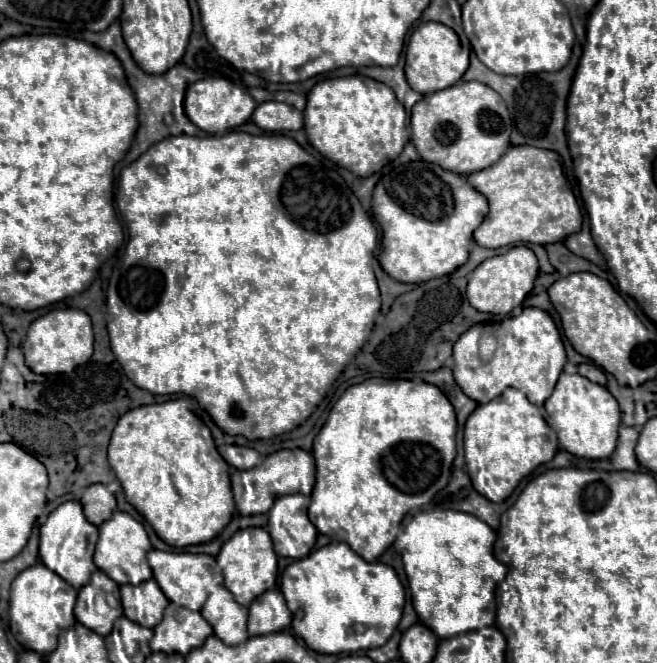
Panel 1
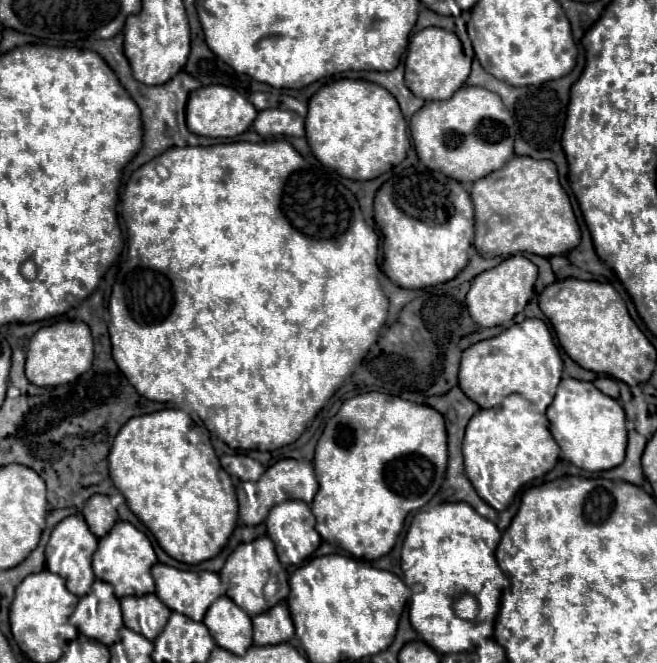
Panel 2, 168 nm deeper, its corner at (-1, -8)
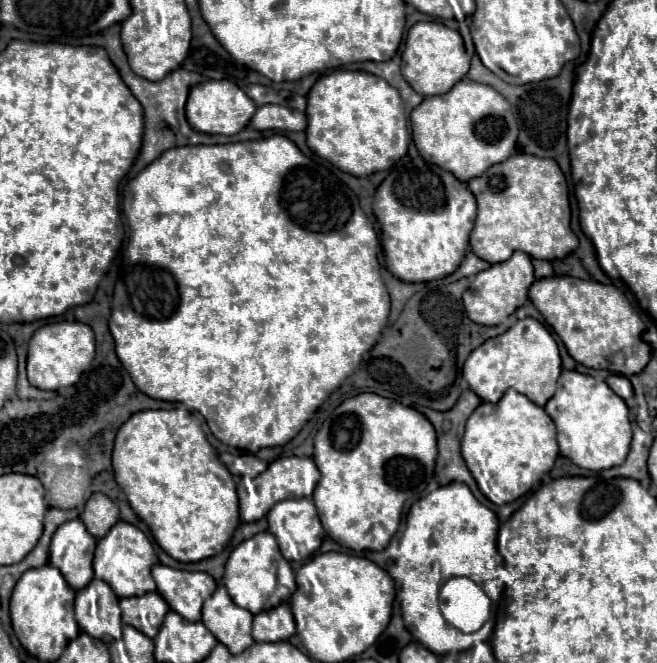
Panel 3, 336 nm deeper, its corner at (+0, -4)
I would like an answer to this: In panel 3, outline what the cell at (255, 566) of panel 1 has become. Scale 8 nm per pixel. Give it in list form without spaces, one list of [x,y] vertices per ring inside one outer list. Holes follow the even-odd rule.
[[[261,532],[261,534],[255,534],[253,538],[249,538],[249,540],[241,542],[231,552],[231,556],[229,556],[227,564],[225,564],[223,584],[229,590],[231,600],[237,606],[249,610],[251,614],[261,612],[267,603],[277,606],[289,600],[290,595],[292,595],[292,592],[289,592],[289,590],[292,591],[293,586],[297,589],[297,584],[294,580],[294,570],[282,554],[277,552],[280,552],[280,550],[275,536],[271,532]]]

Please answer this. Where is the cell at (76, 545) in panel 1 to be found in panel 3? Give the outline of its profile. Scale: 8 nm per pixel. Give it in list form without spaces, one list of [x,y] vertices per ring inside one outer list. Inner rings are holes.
[[[75,518],[61,524],[53,534],[49,564],[61,570],[73,590],[81,590],[93,580],[93,552],[93,536],[89,536],[85,524]]]

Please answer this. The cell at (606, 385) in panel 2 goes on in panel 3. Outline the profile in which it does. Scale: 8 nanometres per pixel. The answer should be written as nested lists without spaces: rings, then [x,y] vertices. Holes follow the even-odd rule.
[[[611,374],[609,378],[607,378],[607,384],[609,384],[609,388],[613,388],[613,392],[617,392],[621,398],[631,398],[633,396],[633,386],[631,386],[631,382],[629,382],[629,378],[625,378],[625,376],[619,376],[619,374]]]

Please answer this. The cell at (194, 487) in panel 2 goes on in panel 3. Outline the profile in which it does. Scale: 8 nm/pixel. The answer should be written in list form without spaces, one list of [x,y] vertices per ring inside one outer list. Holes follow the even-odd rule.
[[[181,408],[133,414],[115,436],[113,472],[133,512],[151,528],[157,544],[179,562],[199,562],[217,556],[239,524],[239,500],[233,476],[207,442],[199,422]]]

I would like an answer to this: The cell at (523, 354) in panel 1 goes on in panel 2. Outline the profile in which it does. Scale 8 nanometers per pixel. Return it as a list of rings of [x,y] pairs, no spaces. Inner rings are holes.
[[[526,318],[522,324],[514,324],[502,334],[466,348],[462,352],[458,386],[480,408],[494,408],[502,396],[522,394],[536,406],[538,412],[546,412],[554,400],[562,370],[564,364],[548,326],[538,318]]]

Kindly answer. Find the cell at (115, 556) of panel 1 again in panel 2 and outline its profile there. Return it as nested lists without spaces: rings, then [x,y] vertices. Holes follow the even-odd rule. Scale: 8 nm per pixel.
[[[118,520],[114,528],[98,540],[98,550],[92,558],[92,568],[98,580],[104,580],[114,586],[114,594],[122,596],[144,596],[146,592],[154,592],[154,580],[150,568],[156,564],[156,554],[152,544],[144,532],[134,528],[130,522]]]

